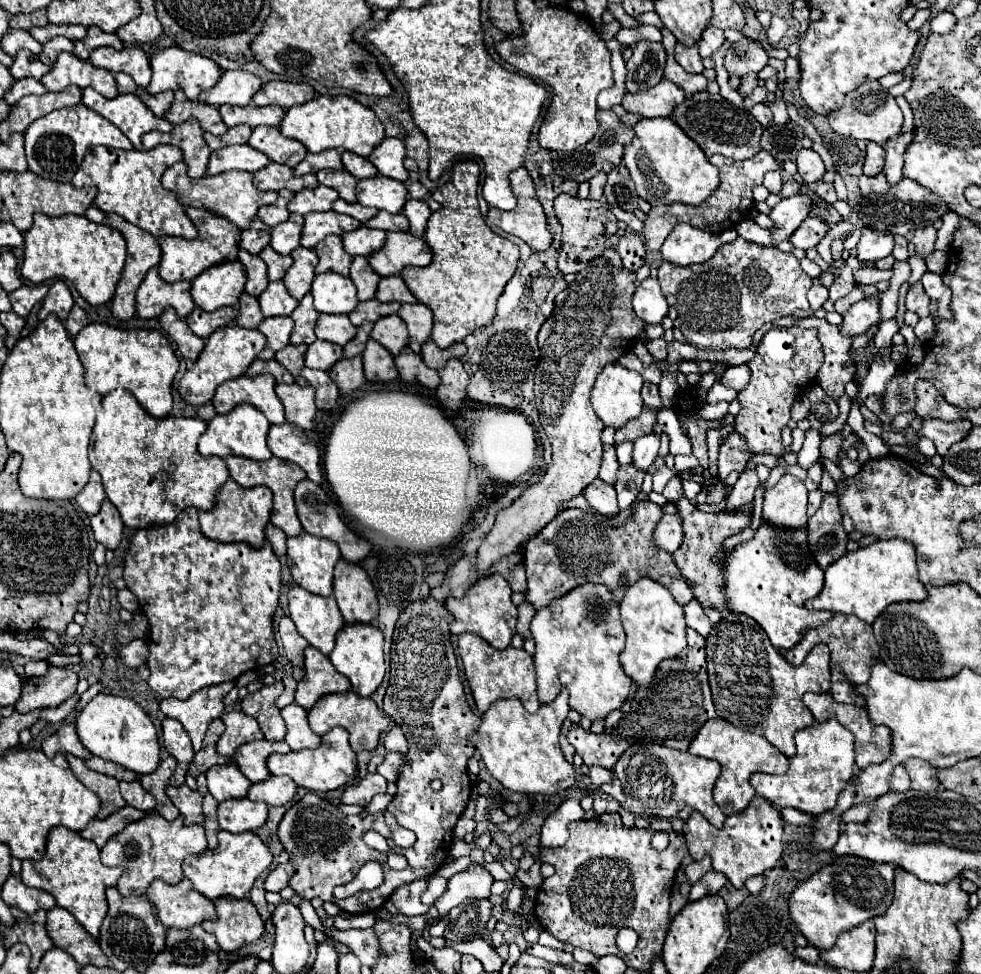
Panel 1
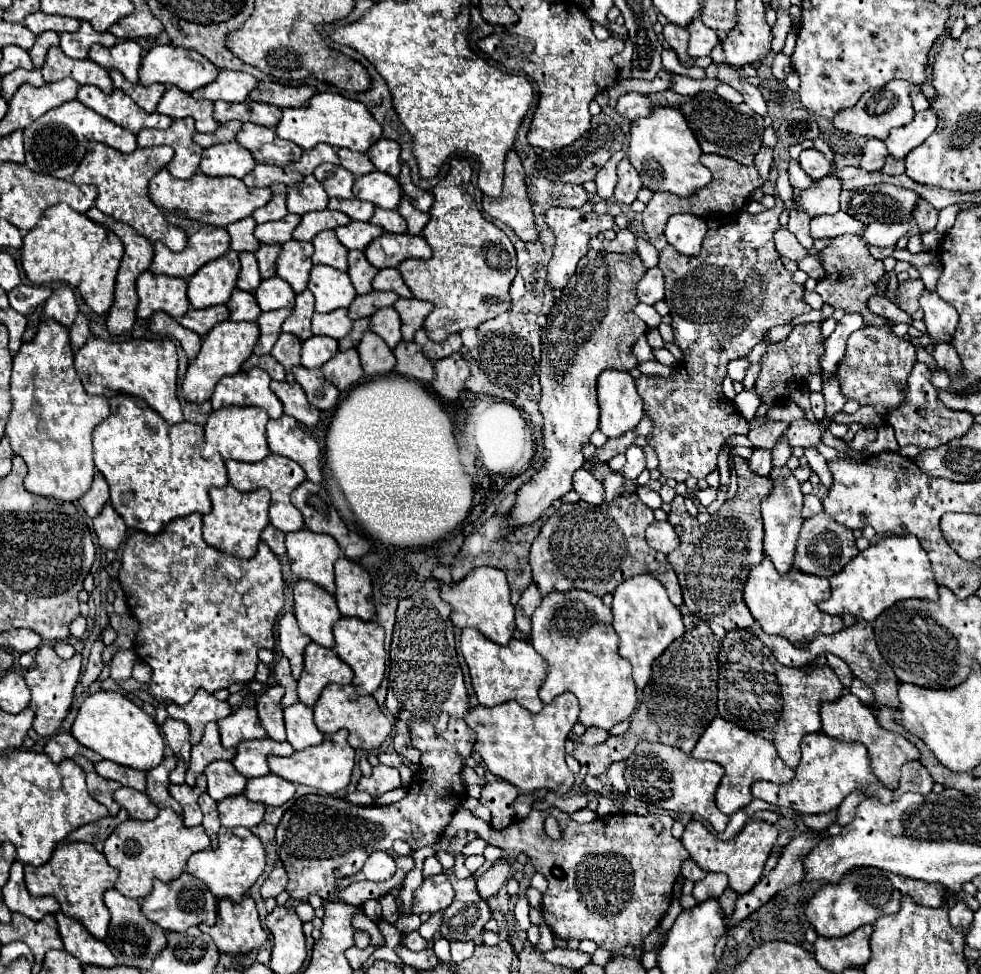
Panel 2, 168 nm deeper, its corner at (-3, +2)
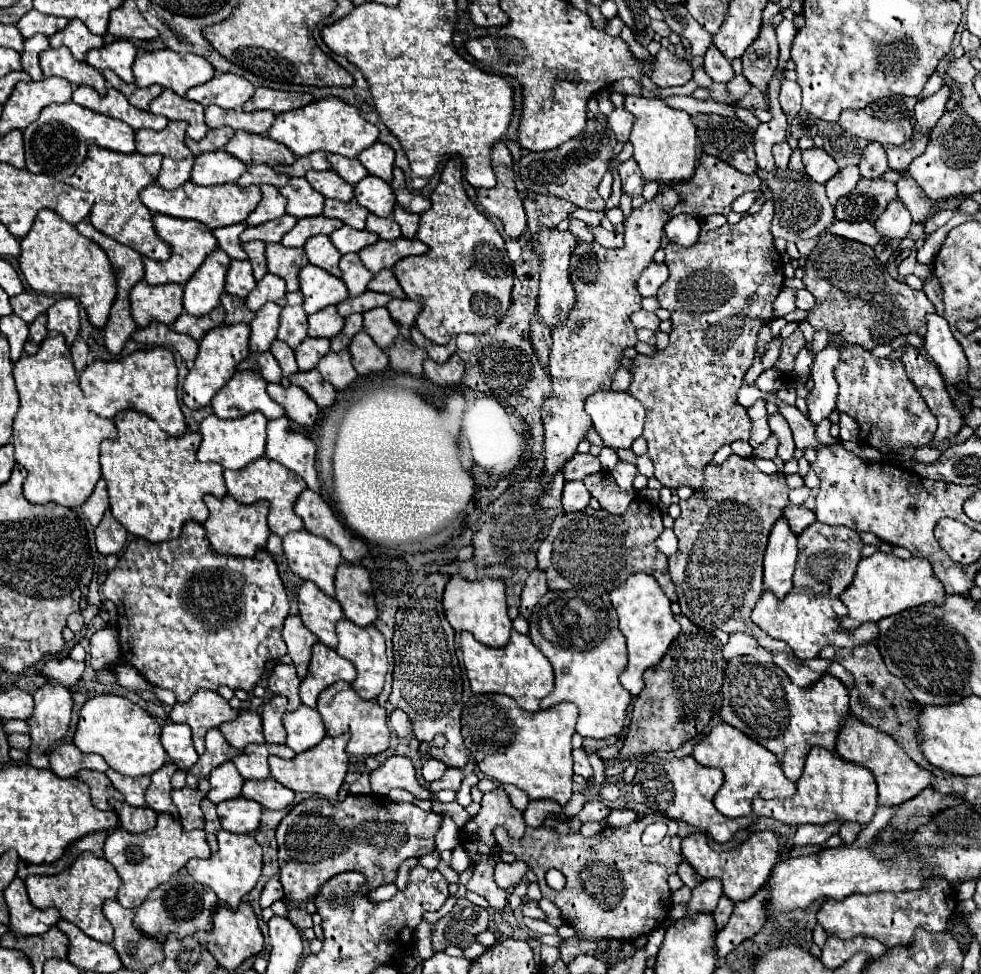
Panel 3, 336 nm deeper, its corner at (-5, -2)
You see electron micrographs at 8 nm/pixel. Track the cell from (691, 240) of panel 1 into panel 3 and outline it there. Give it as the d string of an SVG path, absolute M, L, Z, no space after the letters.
M680 213L666 223L664 231L666 231L666 237L670 239L670 243L682 245L682 247L692 247L700 237L700 223L692 215Z

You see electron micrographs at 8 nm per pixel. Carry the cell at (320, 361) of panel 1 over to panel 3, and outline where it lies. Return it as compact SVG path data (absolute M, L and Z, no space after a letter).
M304 339L302 345L298 349L294 349L296 353L296 361L298 361L298 369L300 371L310 371L318 365L318 361L330 351L330 341L328 339Z

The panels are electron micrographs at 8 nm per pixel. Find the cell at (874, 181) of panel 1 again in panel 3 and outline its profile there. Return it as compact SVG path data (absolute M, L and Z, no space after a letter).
M928 139L906 141L904 145L898 145L898 147L886 147L890 169L908 171L908 165L912 163L912 159L918 157L926 149L926 145L928 145Z

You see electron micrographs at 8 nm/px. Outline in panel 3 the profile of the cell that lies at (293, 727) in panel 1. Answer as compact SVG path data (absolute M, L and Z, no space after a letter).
M300 705L294 713L284 715L284 727L288 733L286 745L290 745L296 753L316 747L326 737L326 729L318 711L304 705Z

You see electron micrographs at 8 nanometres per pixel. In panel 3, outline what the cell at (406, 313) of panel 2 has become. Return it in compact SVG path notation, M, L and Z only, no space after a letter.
M392 299L386 305L386 309L390 311L392 319L398 323L400 335L410 339L410 327L416 323L416 317L422 311L422 305L412 299Z

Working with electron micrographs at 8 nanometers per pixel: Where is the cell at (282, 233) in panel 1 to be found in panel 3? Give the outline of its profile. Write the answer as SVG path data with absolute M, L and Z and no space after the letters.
M284 215L284 217L280 217L280 219L262 223L262 225L258 225L258 227L248 227L248 229L242 233L242 241L260 239L260 241L264 241L264 243L278 243L278 241L284 237L284 233L288 233L294 225L296 225L296 217Z

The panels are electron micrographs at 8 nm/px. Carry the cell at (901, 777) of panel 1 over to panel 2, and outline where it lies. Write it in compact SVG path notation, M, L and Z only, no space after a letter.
M810 733L802 739L802 759L796 767L796 777L788 785L772 785L768 781L756 781L752 785L752 795L756 799L768 801L778 807L790 807L800 813L828 813L834 811L846 795L852 791L862 791L868 797L876 797L882 803L892 801L892 791L884 787L870 769L870 757L860 743L840 743L828 739L824 733Z

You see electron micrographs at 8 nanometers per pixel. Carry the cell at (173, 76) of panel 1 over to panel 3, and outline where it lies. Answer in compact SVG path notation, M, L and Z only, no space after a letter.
M170 49L148 51L142 57L136 57L132 71L134 71L138 87L150 87L150 85L156 83L164 89L172 89L180 97L184 97L188 89L192 89L196 85L202 85L202 83L206 83L214 77L214 67L210 67L210 63L206 59L202 59L200 55L176 53L176 51L170 51Z

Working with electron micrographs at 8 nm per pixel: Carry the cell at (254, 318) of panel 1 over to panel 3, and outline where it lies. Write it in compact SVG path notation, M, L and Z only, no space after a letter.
M224 293L220 301L226 309L226 323L250 323L254 319L254 311L250 311L242 299Z

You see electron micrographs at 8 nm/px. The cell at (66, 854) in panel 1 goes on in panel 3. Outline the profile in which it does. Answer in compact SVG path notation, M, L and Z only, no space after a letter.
M92 853L78 855L74 863L70 865L70 869L58 875L28 875L26 877L28 897L34 907L38 909L56 907L62 919L74 923L88 937L100 943L112 943L112 927L110 927L110 921L102 913L102 905L106 899L116 899L118 887L120 887L120 879L118 879L116 869L106 859L94 857Z

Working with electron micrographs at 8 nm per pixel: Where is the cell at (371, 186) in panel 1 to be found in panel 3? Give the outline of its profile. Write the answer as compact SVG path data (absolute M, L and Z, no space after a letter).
M368 175L354 185L354 193L356 193L354 197L356 203L366 207L370 213L380 217L392 215L396 201L394 201L394 191L386 181Z

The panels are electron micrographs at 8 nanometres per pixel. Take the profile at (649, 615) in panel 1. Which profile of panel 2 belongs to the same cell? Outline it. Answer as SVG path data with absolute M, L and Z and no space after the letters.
M652 575L630 577L624 583L620 583L612 595L614 595L612 601L614 629L620 637L620 655L632 663L634 667L632 677L636 687L644 689L650 679L654 659L660 657L666 651L666 647L684 633L682 615L678 607L668 599L662 583L656 581Z

